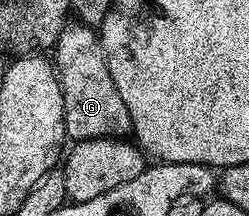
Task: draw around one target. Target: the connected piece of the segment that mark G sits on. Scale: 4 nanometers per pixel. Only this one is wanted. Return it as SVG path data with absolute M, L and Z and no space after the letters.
M80 24L66 25L55 47L55 69L63 92L66 139L74 143L96 138L125 138L133 129L127 104L111 80L105 53L96 29Z

